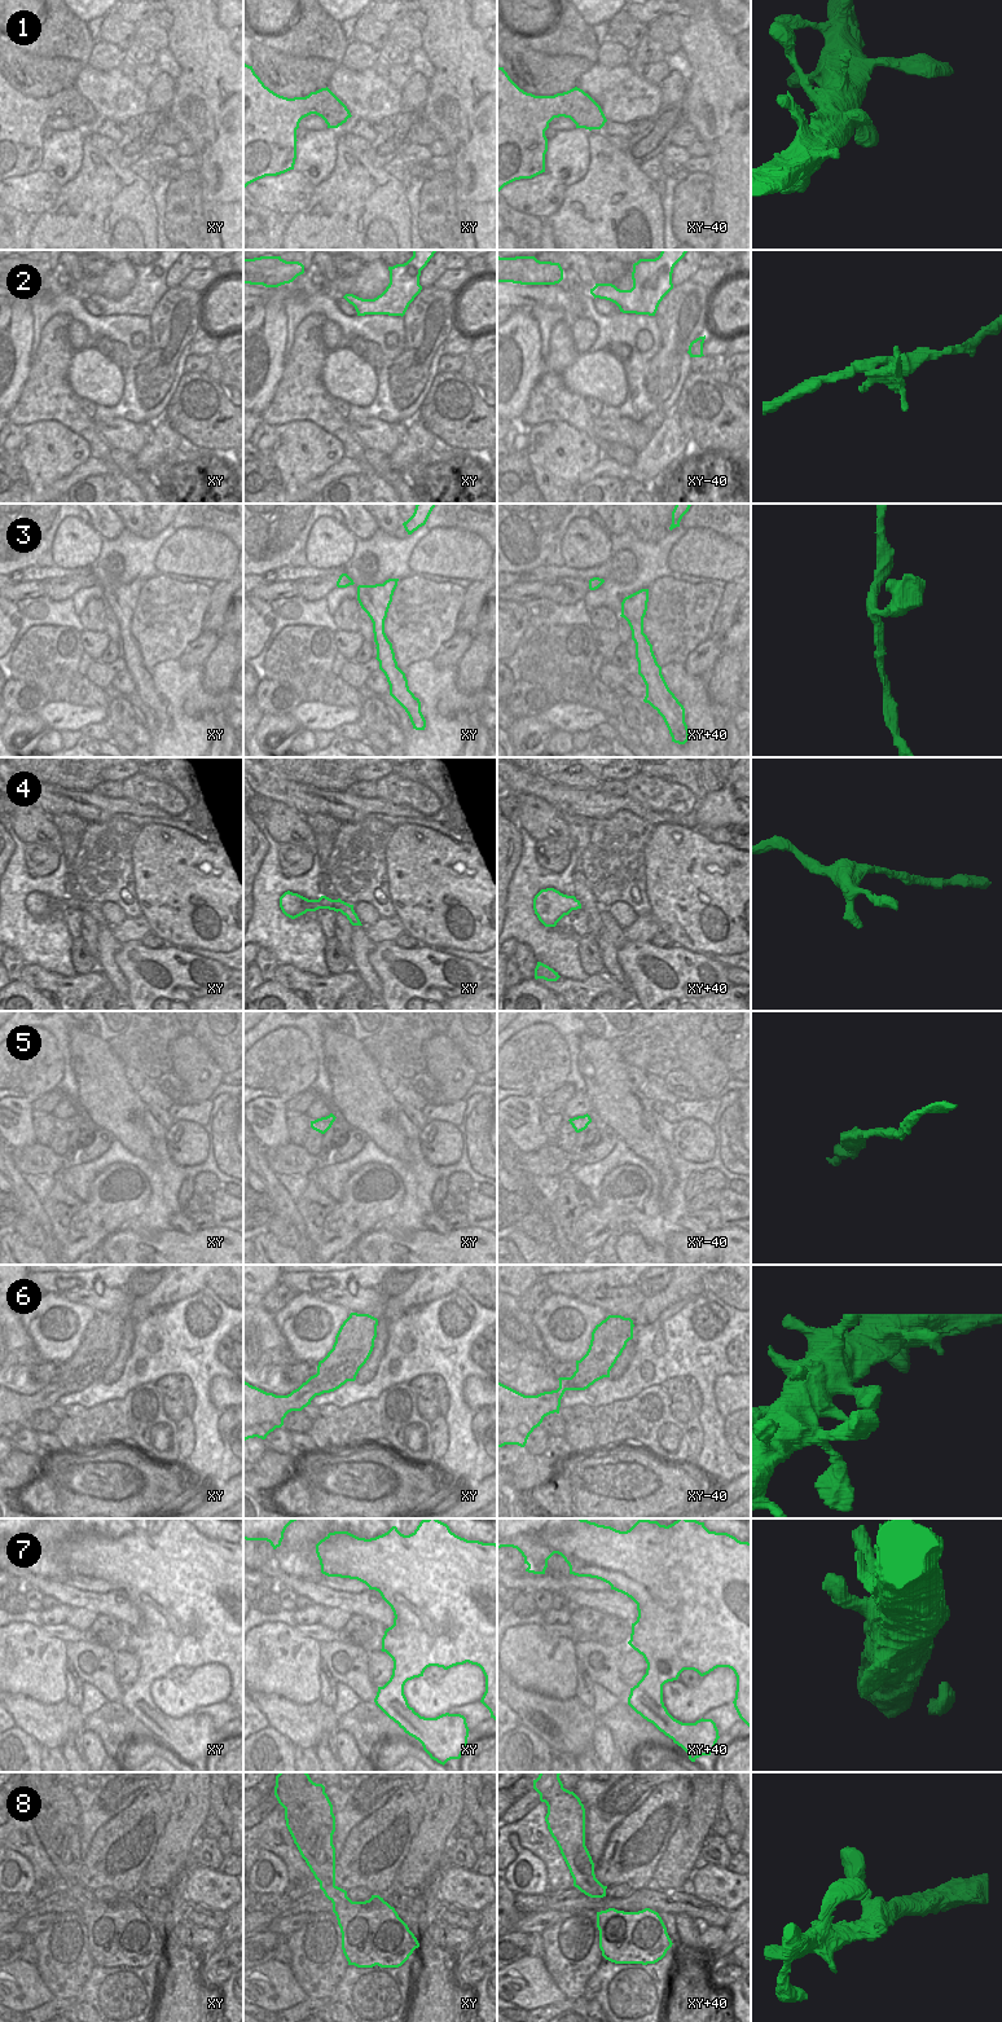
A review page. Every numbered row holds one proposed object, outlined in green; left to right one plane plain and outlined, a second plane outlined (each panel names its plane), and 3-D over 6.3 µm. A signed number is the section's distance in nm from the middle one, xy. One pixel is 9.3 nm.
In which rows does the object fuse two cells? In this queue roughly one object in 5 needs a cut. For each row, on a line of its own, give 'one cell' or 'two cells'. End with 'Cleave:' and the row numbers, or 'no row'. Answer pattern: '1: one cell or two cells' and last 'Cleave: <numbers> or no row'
1: one cell
2: one cell
3: one cell
4: one cell
5: one cell
6: one cell
7: one cell
8: one cell
Cleave: no row

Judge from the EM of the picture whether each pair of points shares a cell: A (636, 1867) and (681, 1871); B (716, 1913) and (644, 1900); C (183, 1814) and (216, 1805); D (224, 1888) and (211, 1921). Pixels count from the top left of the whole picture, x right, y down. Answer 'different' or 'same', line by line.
A: different
B: same
C: different
D: different

